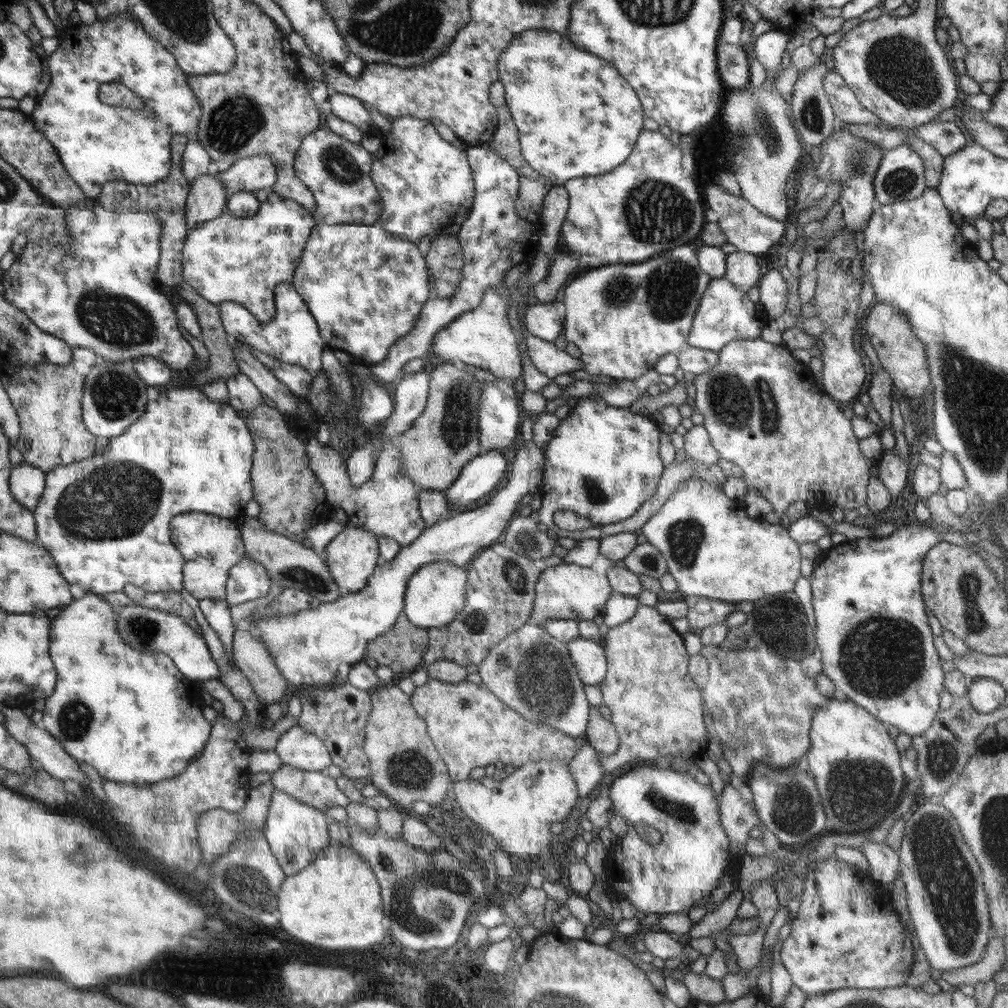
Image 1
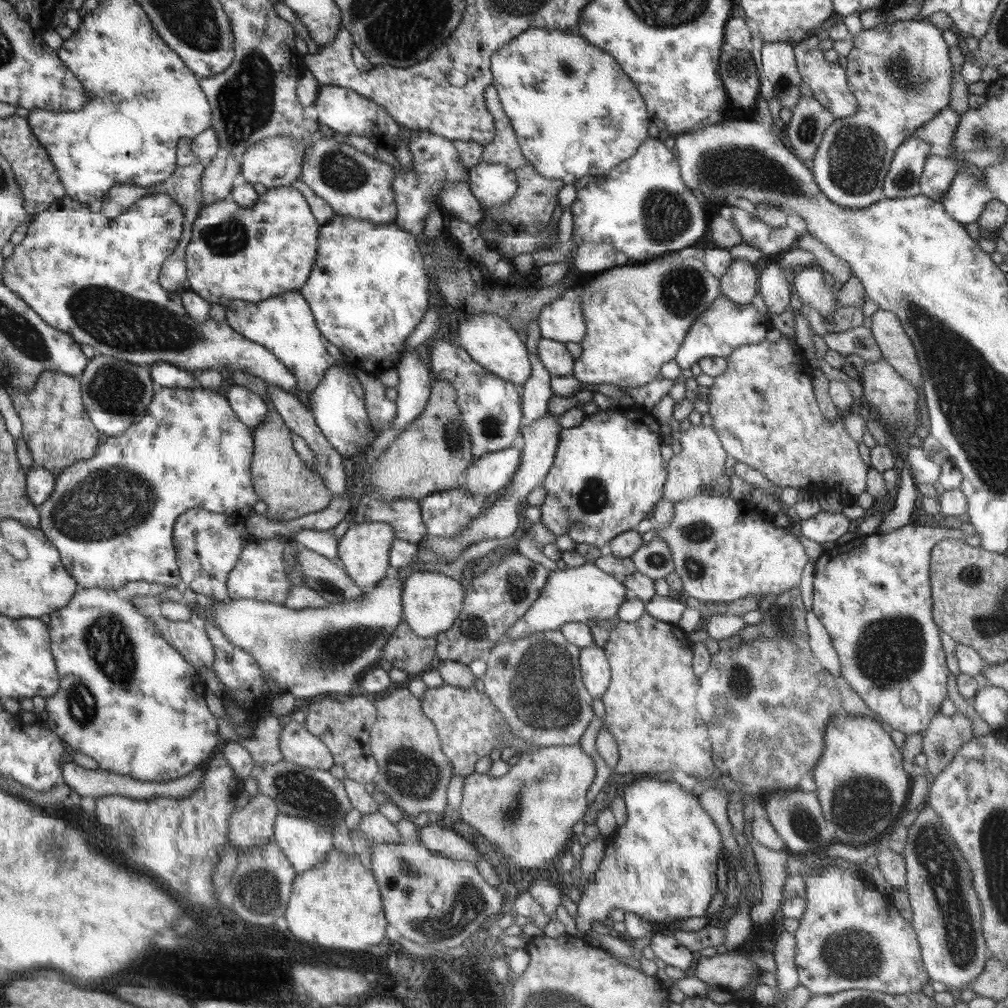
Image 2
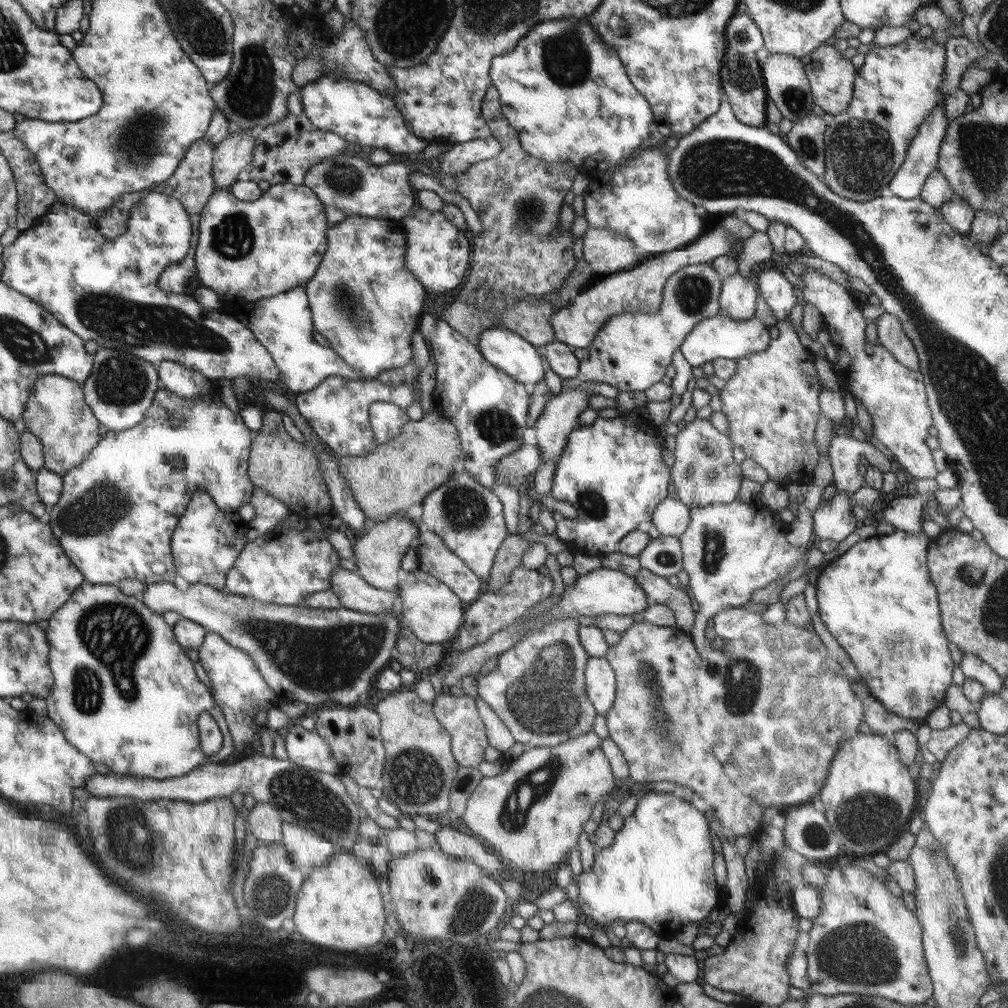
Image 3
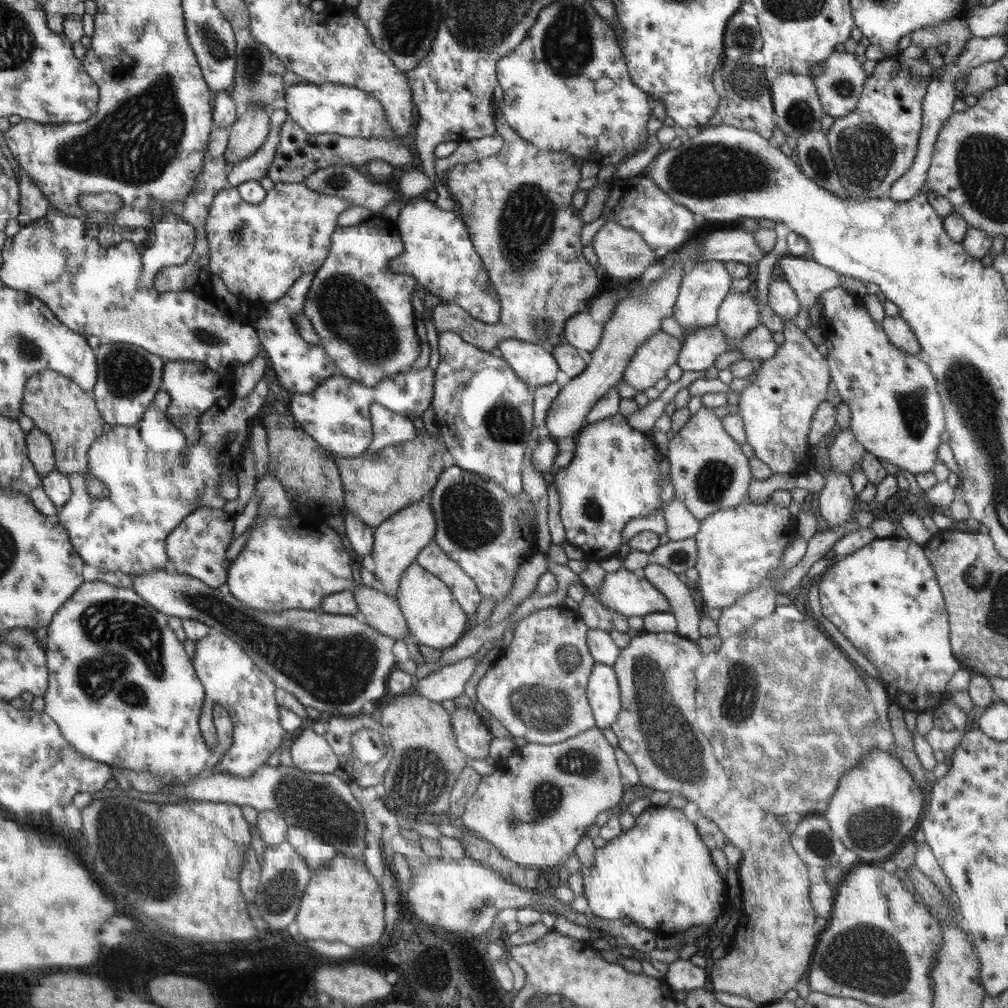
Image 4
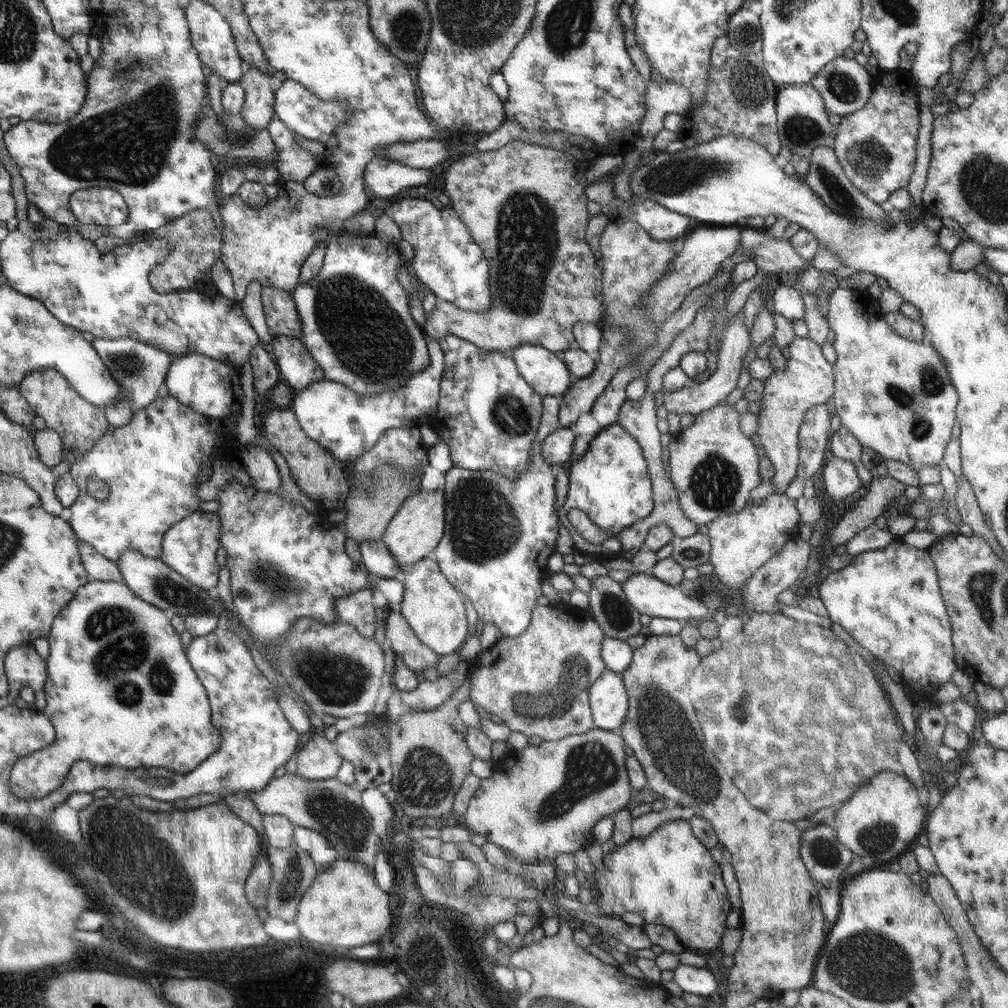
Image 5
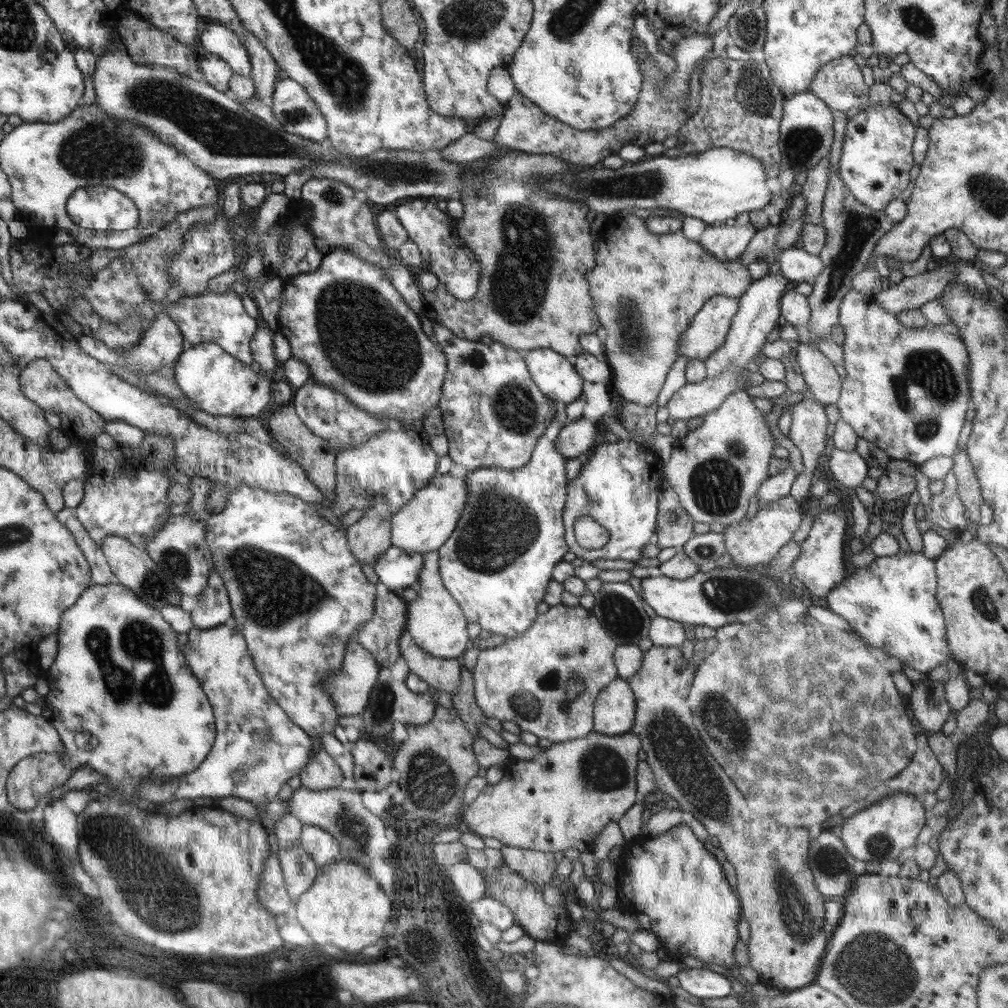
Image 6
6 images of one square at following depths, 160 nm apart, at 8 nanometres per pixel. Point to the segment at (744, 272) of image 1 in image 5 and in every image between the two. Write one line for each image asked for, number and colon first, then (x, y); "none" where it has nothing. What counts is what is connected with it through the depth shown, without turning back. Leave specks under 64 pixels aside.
2: (739, 283)
3: (738, 299)
4: (738, 314)
5: (695, 398)

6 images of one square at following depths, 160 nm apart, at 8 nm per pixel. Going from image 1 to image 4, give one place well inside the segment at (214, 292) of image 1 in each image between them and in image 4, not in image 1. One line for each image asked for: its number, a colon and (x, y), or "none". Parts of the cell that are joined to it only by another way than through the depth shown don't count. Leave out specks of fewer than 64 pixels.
2: (236, 253)
3: (255, 250)
4: (260, 251)

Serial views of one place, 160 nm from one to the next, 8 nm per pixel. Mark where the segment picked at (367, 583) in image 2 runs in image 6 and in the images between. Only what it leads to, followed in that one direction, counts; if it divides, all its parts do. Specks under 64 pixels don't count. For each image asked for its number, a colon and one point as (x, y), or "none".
3: (378, 551)
4: (397, 542)
5: (419, 526)
6: (424, 524)

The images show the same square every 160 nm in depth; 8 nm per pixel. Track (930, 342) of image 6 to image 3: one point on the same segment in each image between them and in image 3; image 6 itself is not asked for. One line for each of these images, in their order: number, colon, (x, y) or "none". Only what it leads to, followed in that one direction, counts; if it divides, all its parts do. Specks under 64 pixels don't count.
3: (895, 396)
4: (897, 414)
5: (895, 396)

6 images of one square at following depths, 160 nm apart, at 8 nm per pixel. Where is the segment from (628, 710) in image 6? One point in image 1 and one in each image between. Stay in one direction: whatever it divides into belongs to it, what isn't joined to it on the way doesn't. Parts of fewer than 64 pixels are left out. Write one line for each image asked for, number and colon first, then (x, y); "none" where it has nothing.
1: (589, 657)
2: (596, 669)
3: (601, 681)
4: (603, 690)
5: (609, 701)

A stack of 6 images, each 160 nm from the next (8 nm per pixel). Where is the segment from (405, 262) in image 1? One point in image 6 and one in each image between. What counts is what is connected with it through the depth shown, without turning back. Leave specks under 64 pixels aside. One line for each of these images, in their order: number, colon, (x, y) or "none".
2: (369, 289)
3: (363, 299)
4: (362, 310)
5: (355, 317)
6: (347, 321)

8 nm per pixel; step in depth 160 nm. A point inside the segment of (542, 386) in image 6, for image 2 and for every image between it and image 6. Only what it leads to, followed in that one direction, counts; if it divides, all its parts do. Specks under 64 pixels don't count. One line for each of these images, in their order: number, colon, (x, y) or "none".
2: (490, 339)
3: (512, 353)
4: (535, 364)
5: (541, 368)

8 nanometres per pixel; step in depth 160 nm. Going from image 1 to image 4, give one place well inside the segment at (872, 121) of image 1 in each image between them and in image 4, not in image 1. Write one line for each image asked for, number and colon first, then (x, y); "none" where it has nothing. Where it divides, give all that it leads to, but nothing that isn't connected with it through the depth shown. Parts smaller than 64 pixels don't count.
2: (828, 81)
3: (831, 76)
4: (839, 78)

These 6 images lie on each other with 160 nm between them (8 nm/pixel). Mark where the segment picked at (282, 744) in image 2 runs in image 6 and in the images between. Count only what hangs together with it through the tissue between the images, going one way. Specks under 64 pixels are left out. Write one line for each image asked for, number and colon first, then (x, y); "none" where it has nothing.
3: (307, 749)
4: (310, 751)
5: (317, 760)
6: (322, 773)

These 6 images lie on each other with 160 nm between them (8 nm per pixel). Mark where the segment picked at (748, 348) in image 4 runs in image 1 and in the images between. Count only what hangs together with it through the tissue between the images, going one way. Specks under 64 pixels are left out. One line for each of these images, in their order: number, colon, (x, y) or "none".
1: (725, 313)
2: (724, 325)
3: (720, 336)

